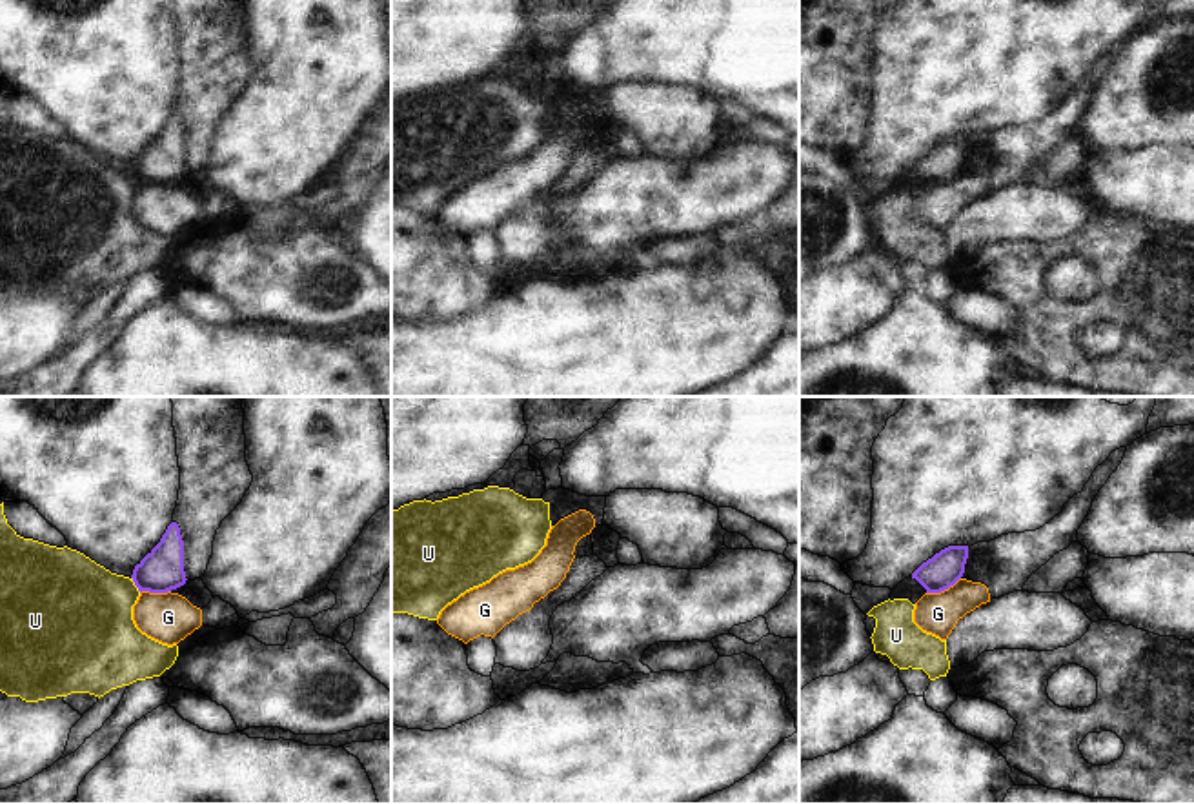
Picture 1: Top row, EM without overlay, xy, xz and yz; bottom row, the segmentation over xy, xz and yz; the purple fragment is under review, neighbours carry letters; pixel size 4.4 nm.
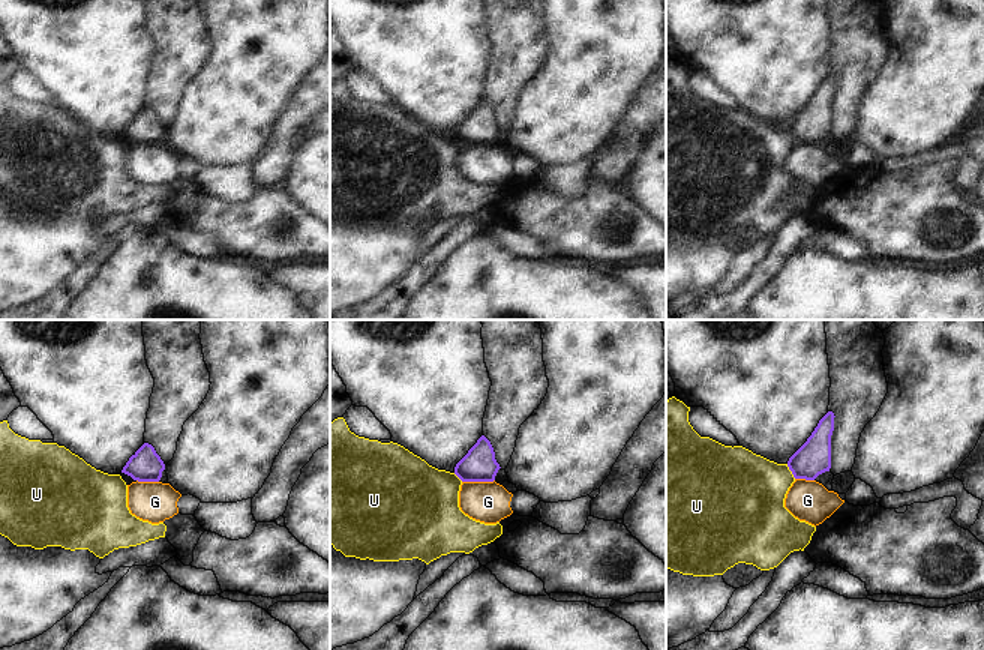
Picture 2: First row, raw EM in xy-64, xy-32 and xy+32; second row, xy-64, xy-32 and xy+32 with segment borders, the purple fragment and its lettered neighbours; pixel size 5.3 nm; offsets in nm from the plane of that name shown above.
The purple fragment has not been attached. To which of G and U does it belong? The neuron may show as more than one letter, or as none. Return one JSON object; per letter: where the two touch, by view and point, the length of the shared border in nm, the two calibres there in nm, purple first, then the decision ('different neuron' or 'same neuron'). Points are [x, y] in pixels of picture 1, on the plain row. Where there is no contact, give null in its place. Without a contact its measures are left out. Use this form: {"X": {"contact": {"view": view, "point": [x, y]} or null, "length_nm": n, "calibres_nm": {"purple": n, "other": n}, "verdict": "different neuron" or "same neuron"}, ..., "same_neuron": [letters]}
{"G": {"contact": {"view": "yz", "point": [943, 182]}, "length_nm": 170, "calibres_nm": {"purple": 160, "other": 190}, "verdict": "different neuron"}, "U": {"contact": {"view": "xy", "point": [135, 177]}, "length_nm": 80, "calibres_nm": {"purple": 190, "other": 420}, "verdict": "same neuron"}, "same_neuron": ["U"]}

